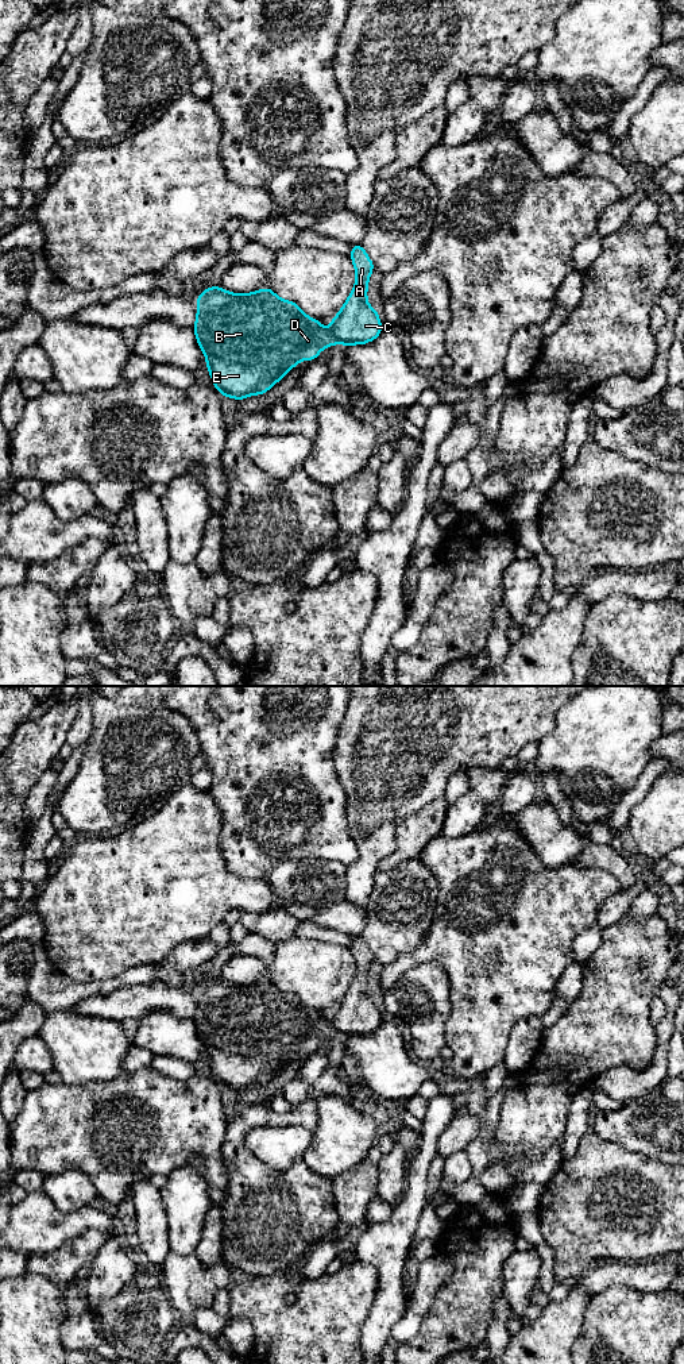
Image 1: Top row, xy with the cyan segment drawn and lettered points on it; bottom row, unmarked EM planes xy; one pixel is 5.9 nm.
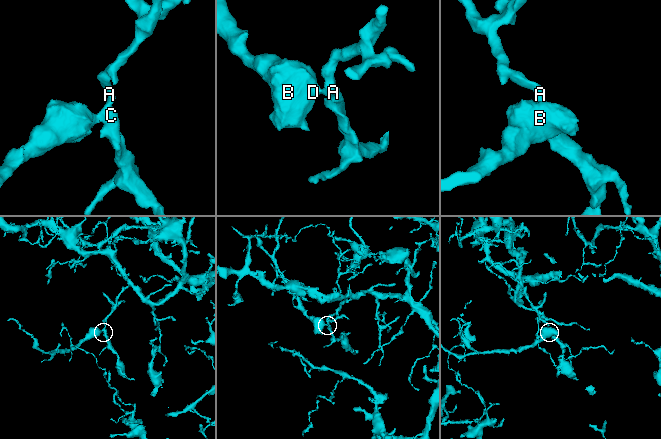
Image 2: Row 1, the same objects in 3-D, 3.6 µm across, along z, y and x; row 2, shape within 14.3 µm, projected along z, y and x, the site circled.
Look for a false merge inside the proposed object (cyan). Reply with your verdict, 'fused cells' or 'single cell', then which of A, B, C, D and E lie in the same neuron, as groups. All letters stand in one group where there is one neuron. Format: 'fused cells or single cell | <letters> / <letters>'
fused cells | A C / B D E

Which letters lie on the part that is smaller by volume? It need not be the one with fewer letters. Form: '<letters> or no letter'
B, D, E

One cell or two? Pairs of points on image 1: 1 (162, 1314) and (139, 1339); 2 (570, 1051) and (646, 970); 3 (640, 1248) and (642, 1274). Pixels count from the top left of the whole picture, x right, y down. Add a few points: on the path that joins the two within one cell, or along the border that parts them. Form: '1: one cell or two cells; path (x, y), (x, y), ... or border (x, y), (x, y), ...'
1: one cell; path (157, 1320), (143, 1333)
2: one cell; path (590, 1031), (626, 990)
3: two cells; border (669, 1255), (641, 1260), (611, 1262)

